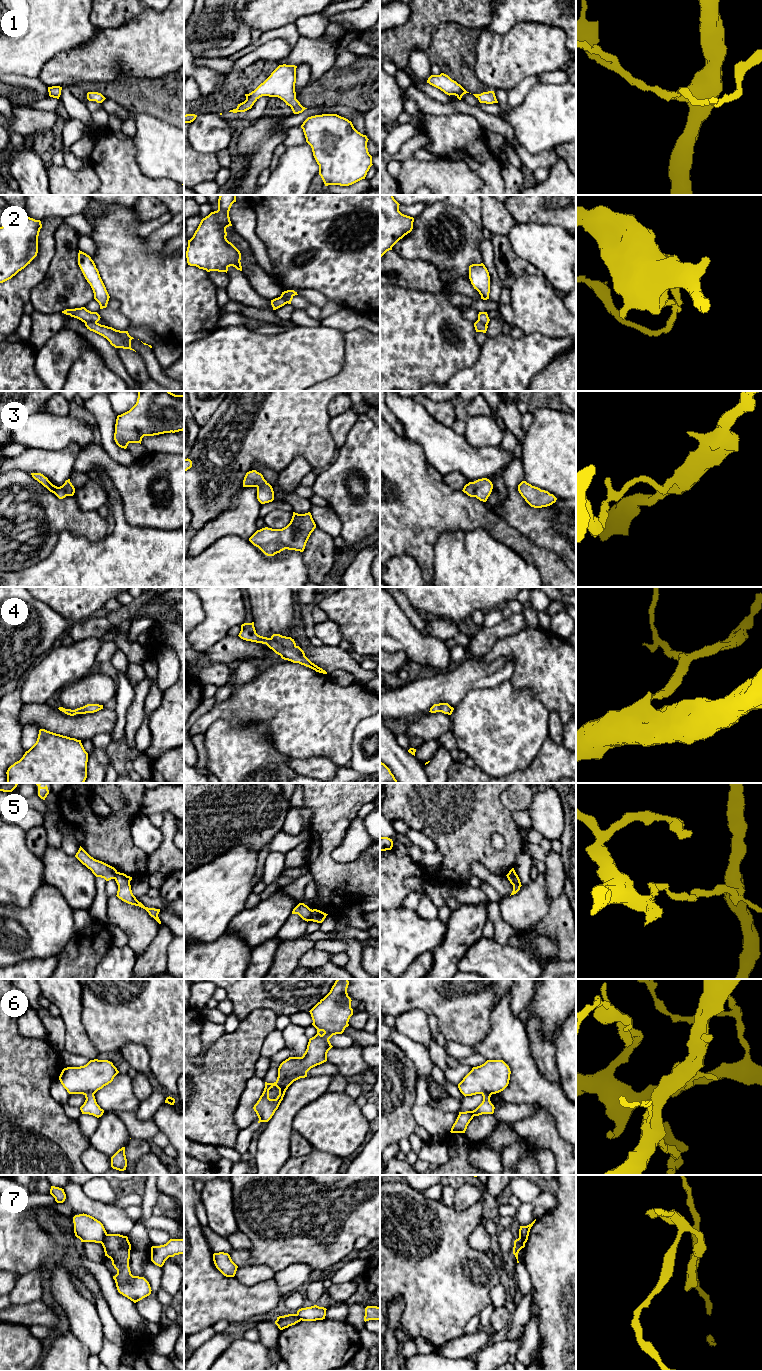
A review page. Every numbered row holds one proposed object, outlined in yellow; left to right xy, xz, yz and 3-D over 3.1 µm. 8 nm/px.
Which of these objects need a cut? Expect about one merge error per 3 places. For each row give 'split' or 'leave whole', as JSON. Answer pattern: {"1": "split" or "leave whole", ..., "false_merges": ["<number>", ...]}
{"1": "leave whole", "2": "split", "3": "leave whole", "4": "leave whole", "5": "split", "6": "split", "7": "split", "false_merges": ["2", "5", "6", "7"]}

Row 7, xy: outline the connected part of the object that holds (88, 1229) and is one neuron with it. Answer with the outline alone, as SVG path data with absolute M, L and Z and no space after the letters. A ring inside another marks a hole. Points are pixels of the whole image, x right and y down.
M79 1214L73 1217L74 1233L81 1242L103 1242L107 1232L103 1224L87 1214Z

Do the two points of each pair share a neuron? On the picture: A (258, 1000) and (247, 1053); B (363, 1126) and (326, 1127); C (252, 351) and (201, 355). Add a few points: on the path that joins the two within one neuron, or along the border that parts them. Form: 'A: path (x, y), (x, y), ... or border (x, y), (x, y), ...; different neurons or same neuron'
A: border (278, 1015), (271, 1010), (252, 1010), (240, 1020); different neurons
B: path (354, 1126), (335, 1126); same neuron
C: path (239, 354), (214, 355); same neuron

